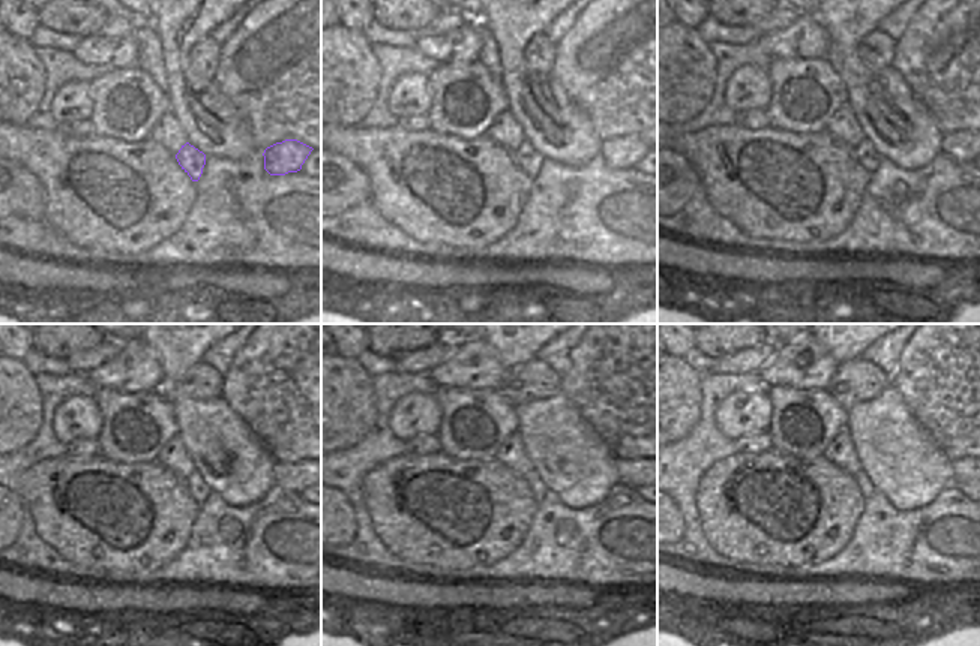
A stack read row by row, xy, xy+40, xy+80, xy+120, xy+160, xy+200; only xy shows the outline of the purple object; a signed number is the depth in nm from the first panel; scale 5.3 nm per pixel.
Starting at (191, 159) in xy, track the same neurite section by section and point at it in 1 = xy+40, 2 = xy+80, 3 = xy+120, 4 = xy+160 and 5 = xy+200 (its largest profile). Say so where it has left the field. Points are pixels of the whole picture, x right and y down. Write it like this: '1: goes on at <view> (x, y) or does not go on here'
1: goes on at xy+40 (526, 156)
2: goes on at xy+80 (868, 156)
3: goes on at xy+120 (197, 486)
4: goes on at xy+160 (538, 489)
5: goes on at xy+200 (863, 480)

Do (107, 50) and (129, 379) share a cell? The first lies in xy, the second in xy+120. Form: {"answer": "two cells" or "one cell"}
{"answer": "one cell"}

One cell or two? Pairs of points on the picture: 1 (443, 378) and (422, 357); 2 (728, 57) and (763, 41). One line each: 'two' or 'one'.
1: two
2: two

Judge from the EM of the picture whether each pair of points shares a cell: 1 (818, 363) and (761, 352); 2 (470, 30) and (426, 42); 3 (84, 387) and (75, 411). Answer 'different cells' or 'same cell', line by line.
1: different cells
2: same cell
3: different cells

